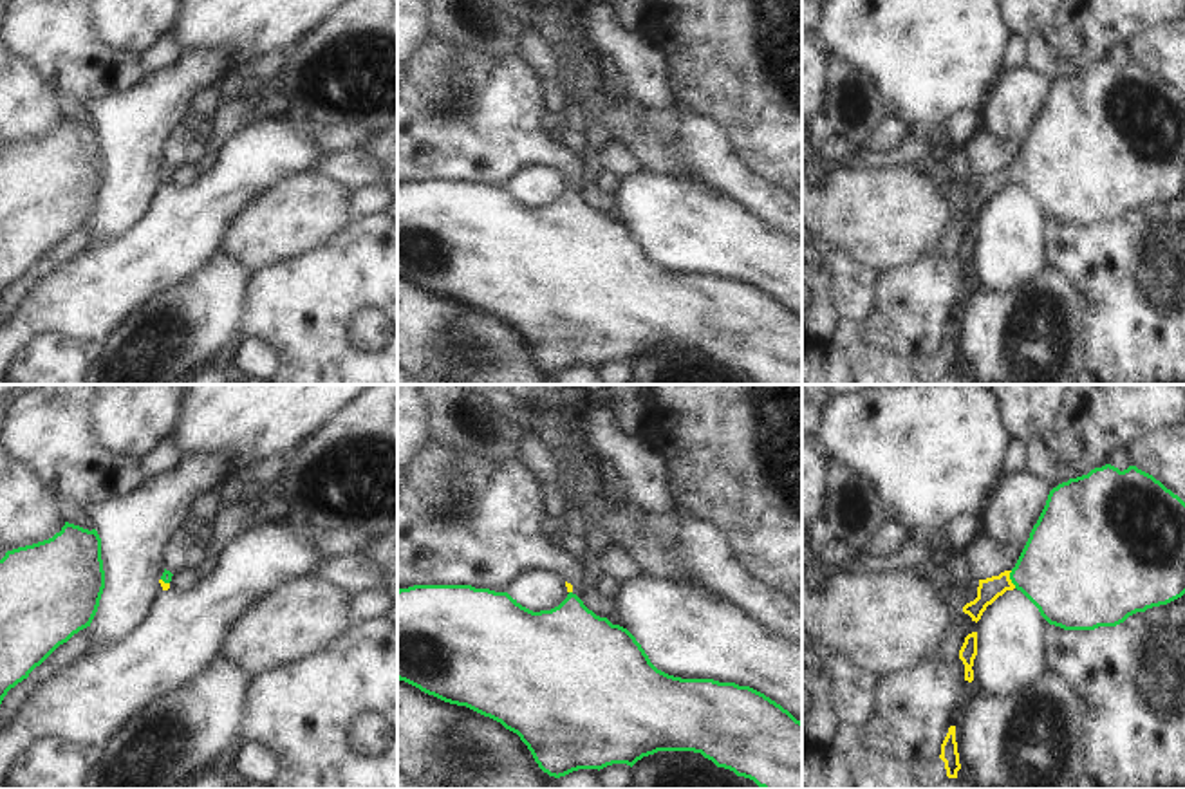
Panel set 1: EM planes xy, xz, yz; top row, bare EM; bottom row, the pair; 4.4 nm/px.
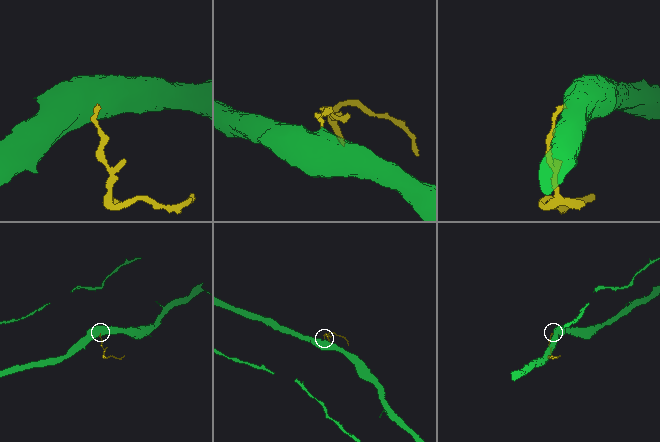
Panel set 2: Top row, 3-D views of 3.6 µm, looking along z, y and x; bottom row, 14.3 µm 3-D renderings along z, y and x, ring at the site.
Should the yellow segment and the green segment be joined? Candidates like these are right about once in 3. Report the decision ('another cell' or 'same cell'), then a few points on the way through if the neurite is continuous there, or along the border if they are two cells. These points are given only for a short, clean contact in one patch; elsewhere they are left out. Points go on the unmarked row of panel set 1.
same cell | across yz (990, 185), (1010, 176), (1050, 165), (1064, 165)

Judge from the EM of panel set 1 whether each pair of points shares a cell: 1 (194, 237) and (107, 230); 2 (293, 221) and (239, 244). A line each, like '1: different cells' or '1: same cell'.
1: different cells
2: same cell

